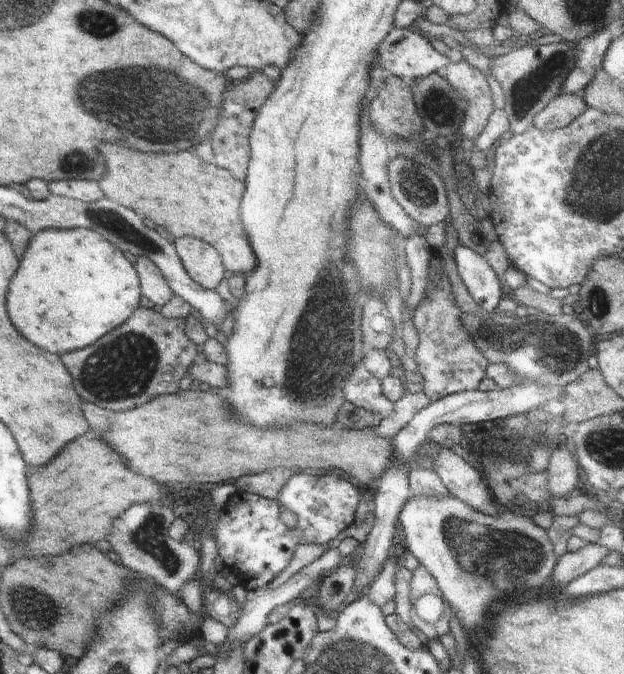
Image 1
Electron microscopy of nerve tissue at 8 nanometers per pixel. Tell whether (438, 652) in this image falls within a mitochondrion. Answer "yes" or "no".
no

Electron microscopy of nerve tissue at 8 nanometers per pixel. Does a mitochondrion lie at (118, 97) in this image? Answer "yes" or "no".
yes

